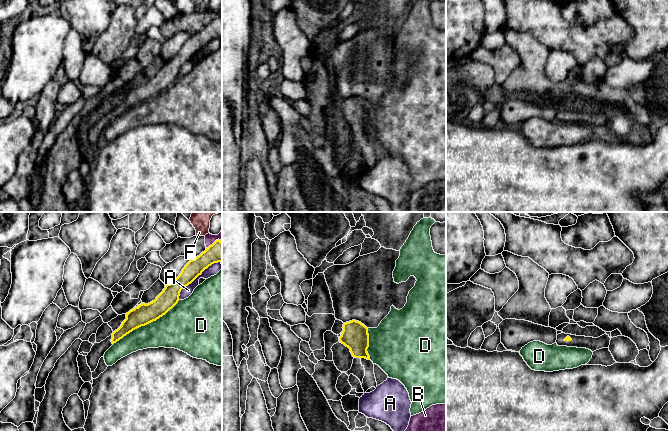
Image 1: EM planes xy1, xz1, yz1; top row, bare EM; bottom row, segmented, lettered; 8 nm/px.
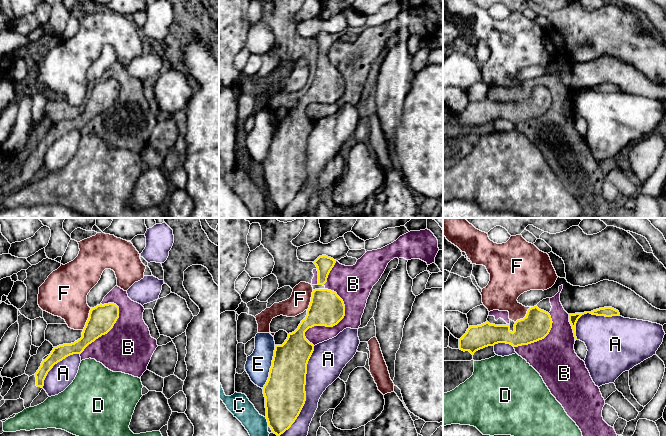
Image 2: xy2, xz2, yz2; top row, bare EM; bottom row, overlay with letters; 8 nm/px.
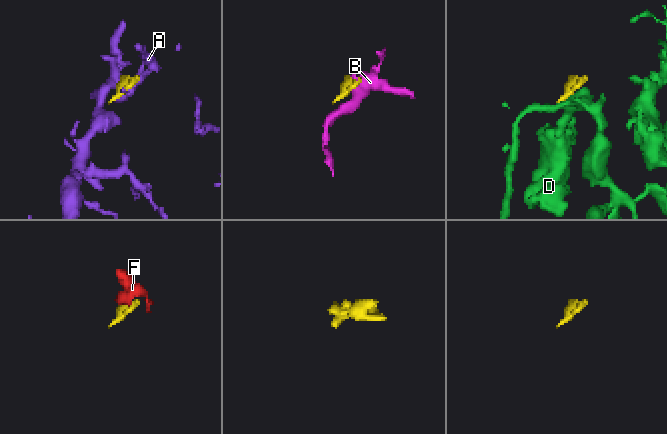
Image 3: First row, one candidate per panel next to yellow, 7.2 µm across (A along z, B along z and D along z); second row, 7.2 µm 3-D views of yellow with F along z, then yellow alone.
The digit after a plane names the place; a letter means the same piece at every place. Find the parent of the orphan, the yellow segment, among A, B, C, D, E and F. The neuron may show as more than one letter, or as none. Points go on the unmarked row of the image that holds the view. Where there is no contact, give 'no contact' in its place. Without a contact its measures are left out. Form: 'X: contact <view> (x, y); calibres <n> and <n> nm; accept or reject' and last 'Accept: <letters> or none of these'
A: contact xz2 (305, 168); calibres 320 and 260 nm; reject
B: contact xz2 (334, 101); calibres 280 and 180 nm; reject
C: contact xz2 (267, 197); calibres 320 and 180 nm; reject
D: contact xy1 (146, 100); calibres 160 and 300 nm; reject
E: contact xz2 (271, 143); calibres 320 and 200 nm; reject
F: contact xy2 (88, 95); calibres 220 and 340 nm; reject
Accept: none of these

